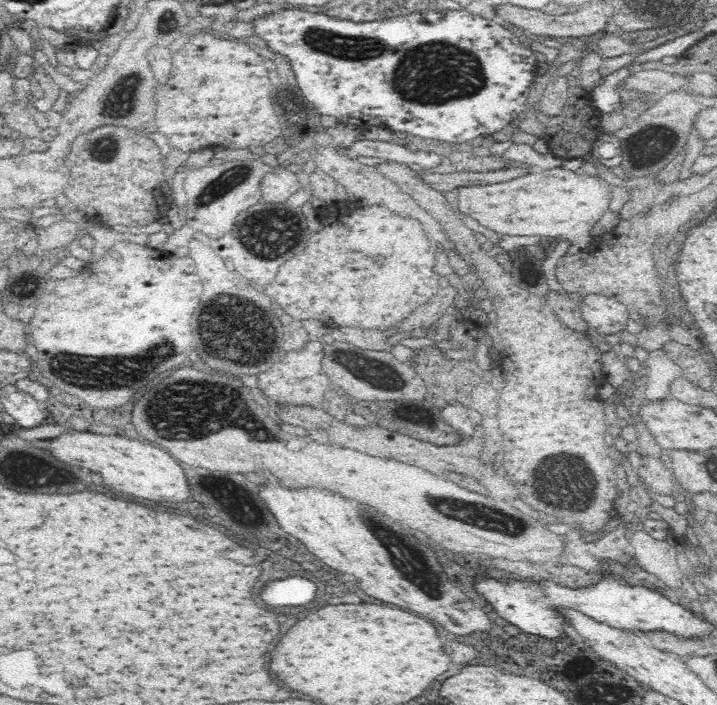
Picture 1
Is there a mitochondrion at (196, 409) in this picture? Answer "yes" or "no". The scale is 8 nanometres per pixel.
yes

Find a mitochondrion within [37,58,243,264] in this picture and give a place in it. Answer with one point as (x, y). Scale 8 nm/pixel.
(122, 98)

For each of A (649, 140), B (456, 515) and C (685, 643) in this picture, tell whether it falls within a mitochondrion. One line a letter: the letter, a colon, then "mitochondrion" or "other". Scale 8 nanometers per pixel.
A: mitochondrion
B: mitochondrion
C: other

